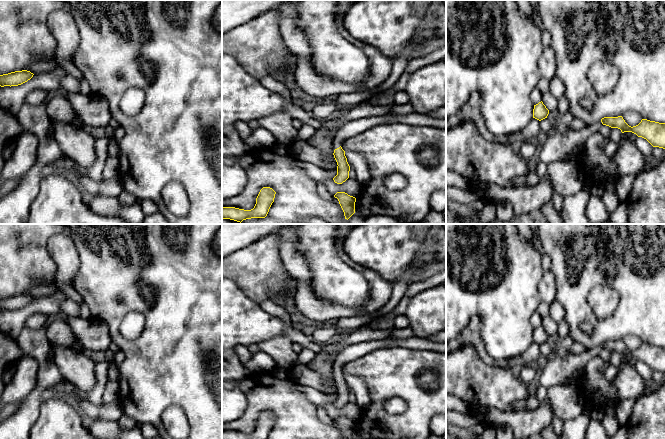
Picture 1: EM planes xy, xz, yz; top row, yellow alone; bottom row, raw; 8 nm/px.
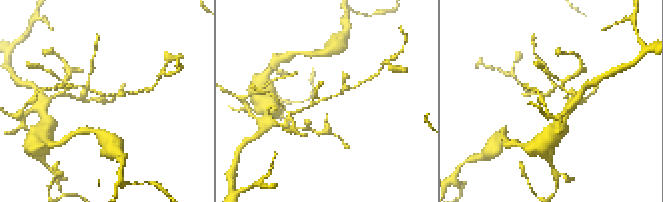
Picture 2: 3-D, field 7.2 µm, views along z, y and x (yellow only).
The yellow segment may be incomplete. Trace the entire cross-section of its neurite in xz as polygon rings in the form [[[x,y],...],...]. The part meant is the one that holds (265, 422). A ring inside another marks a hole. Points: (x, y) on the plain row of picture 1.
[[[263,411],[257,422],[256,428],[251,434],[235,431],[222,431],[222,439],[267,439],[274,426],[276,416],[270,411]]]

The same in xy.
[[[27,294],[15,295],[8,298],[0,299],[0,310],[18,310],[33,301],[33,297]]]

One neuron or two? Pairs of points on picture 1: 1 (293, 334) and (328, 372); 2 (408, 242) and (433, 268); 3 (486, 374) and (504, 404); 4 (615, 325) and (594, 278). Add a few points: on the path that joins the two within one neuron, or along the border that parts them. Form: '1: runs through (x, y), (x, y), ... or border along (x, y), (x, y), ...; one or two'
1: border along (324, 345), (317, 353); two
2: border along (419, 267), (408, 278); two
3: runs through (488, 381), (501, 394), (501, 397); one
4: runs through (599, 325), (583, 310), (583, 294); one

